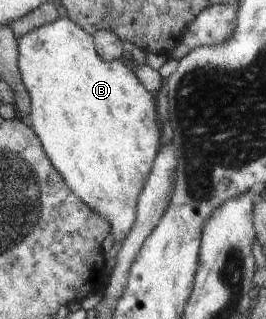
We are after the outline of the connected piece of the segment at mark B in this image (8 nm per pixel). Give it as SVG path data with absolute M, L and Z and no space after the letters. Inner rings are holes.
M68 17L38 27L16 40L18 68L31 100L31 127L68 188L109 222L114 245L119 247L136 222L138 197L161 146L162 123L155 110L156 99L137 79L126 58L101 59L94 48L94 37Z

